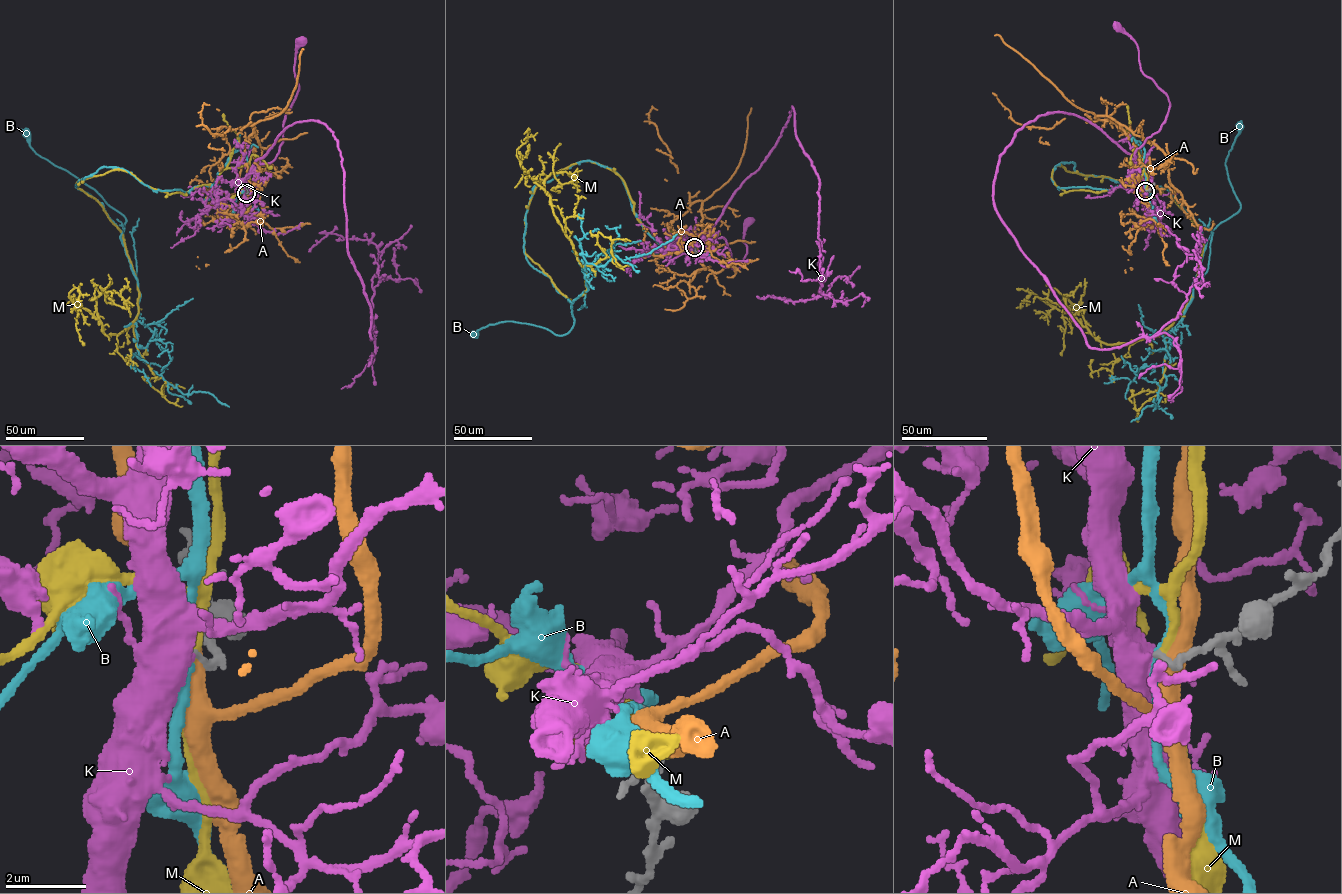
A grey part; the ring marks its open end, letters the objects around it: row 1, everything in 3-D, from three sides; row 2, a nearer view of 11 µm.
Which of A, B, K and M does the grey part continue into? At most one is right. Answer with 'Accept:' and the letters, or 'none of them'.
Accept: K

